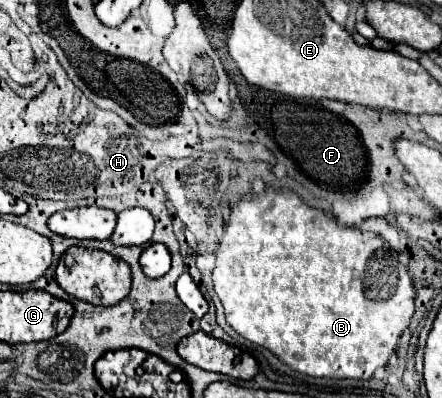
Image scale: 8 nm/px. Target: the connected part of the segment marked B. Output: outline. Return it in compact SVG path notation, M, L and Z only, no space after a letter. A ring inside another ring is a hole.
M265 187L263 195L239 201L231 207L213 269L215 293L225 307L227 323L245 339L273 351L281 361L305 375L369 379L395 351L399 335L415 313L417 293L409 269L397 259L397 251L377 235L373 241L369 243L357 227L339 225L337 219L309 207L291 189L283 189L281 195L273 187Z

